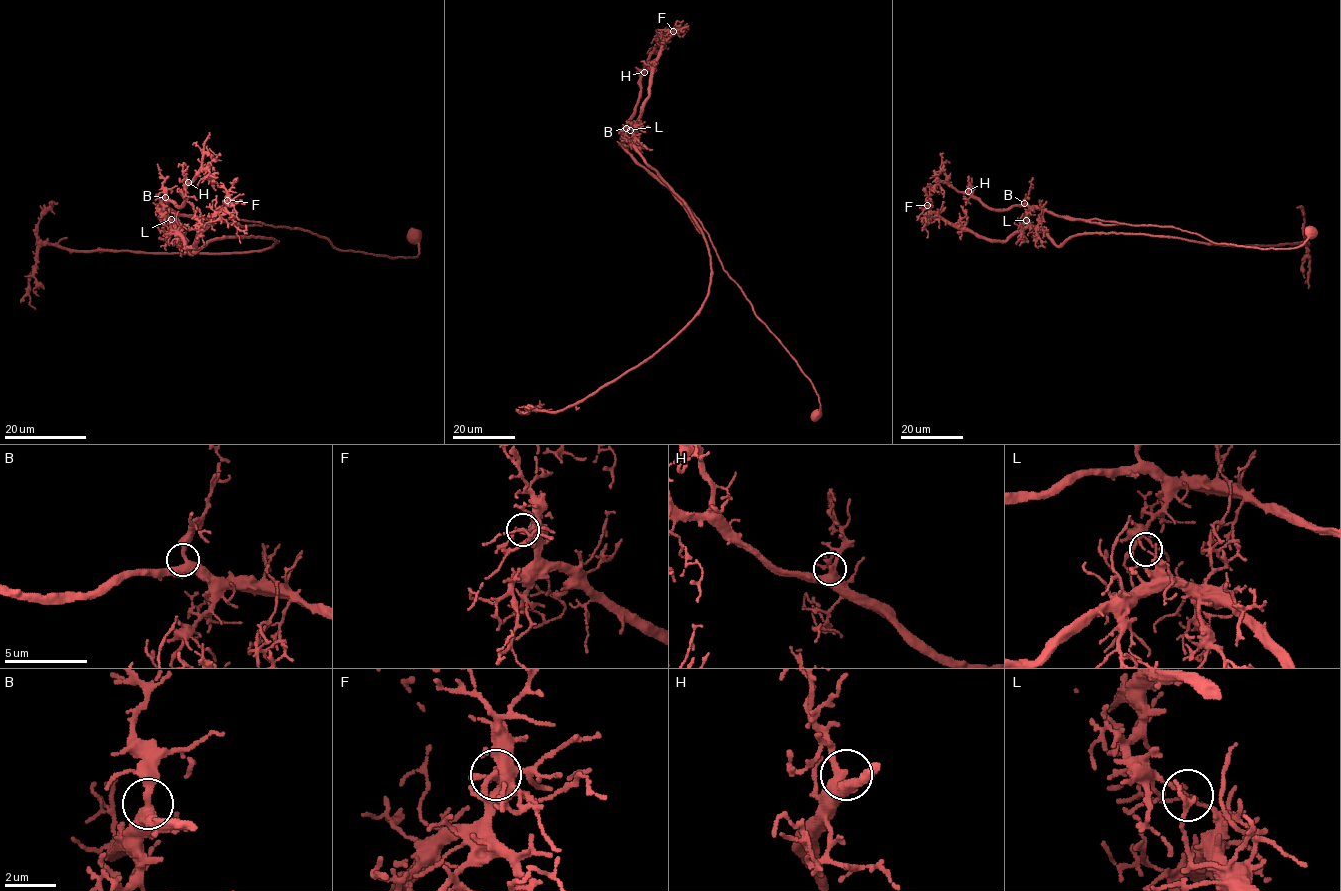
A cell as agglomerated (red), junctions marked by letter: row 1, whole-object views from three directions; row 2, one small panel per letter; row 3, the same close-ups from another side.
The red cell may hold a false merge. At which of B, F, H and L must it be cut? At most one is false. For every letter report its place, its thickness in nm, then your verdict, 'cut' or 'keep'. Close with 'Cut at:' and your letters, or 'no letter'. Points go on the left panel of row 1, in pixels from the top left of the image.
B: place (165, 197); calibre 360 nm; keep
F: place (227, 200); calibre 320 nm; keep
H: place (188, 182); calibre 340 nm; keep
L: place (171, 219); calibre 100 nm; cut
Cut at: L

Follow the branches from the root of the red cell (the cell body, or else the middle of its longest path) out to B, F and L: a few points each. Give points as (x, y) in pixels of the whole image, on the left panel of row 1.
B: (413, 236), (419, 251), (413, 257), (340, 250), (325, 237), (302, 229), (178, 214), (162, 203), (165, 197)
F: (413, 236), (417, 256), (389, 257), (340, 250), (302, 229), (166, 207), (161, 216), (192, 247), (227, 200)
L: (413, 236), (417, 256), (389, 257), (340, 250), (302, 229), (200, 218), (162, 204), (171, 219)

